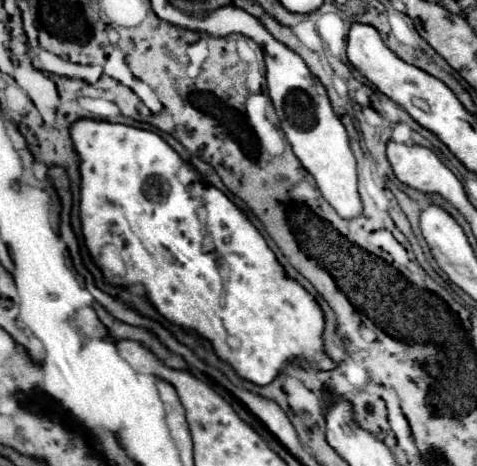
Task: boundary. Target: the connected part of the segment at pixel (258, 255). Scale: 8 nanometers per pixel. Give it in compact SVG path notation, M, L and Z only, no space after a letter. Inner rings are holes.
M77 119L75 123L71 123L69 127L69 137L73 141L73 149L79 157L79 175L81 175L81 185L79 185L79 219L81 219L81 231L85 237L85 247L89 249L91 255L98 255L95 260L107 283L119 287L131 287L135 283L141 283L145 287L147 299L153 303L153 307L173 325L185 329L185 331L197 331L201 337L209 339L213 343L215 353L219 353L219 359L227 361L233 365L233 369L237 371L237 375L245 381L253 381L255 385L269 385L273 383L279 373L283 371L285 365L293 363L299 365L303 369L321 369L321 371L331 371L331 367L335 369L337 363L327 355L325 351L325 339L323 339L323 331L325 331L325 317L323 317L323 309L321 305L315 301L315 297L301 287L295 279L291 279L287 275L287 271L283 269L283 265L277 261L275 253L269 249L267 241L263 239L263 235L257 231L257 227L249 221L249 217L233 203L227 199L227 195L223 191L219 191L217 187L205 183L201 177L189 181L187 185L181 183L177 179L177 169L183 167L183 159L181 155L169 147L161 136L156 132L137 129L137 127L129 127L129 125L115 125L109 121L95 121L95 119ZM111 244L111 254L102 254L105 246ZM227 337L231 337L231 341L235 339L237 347L229 347Z

